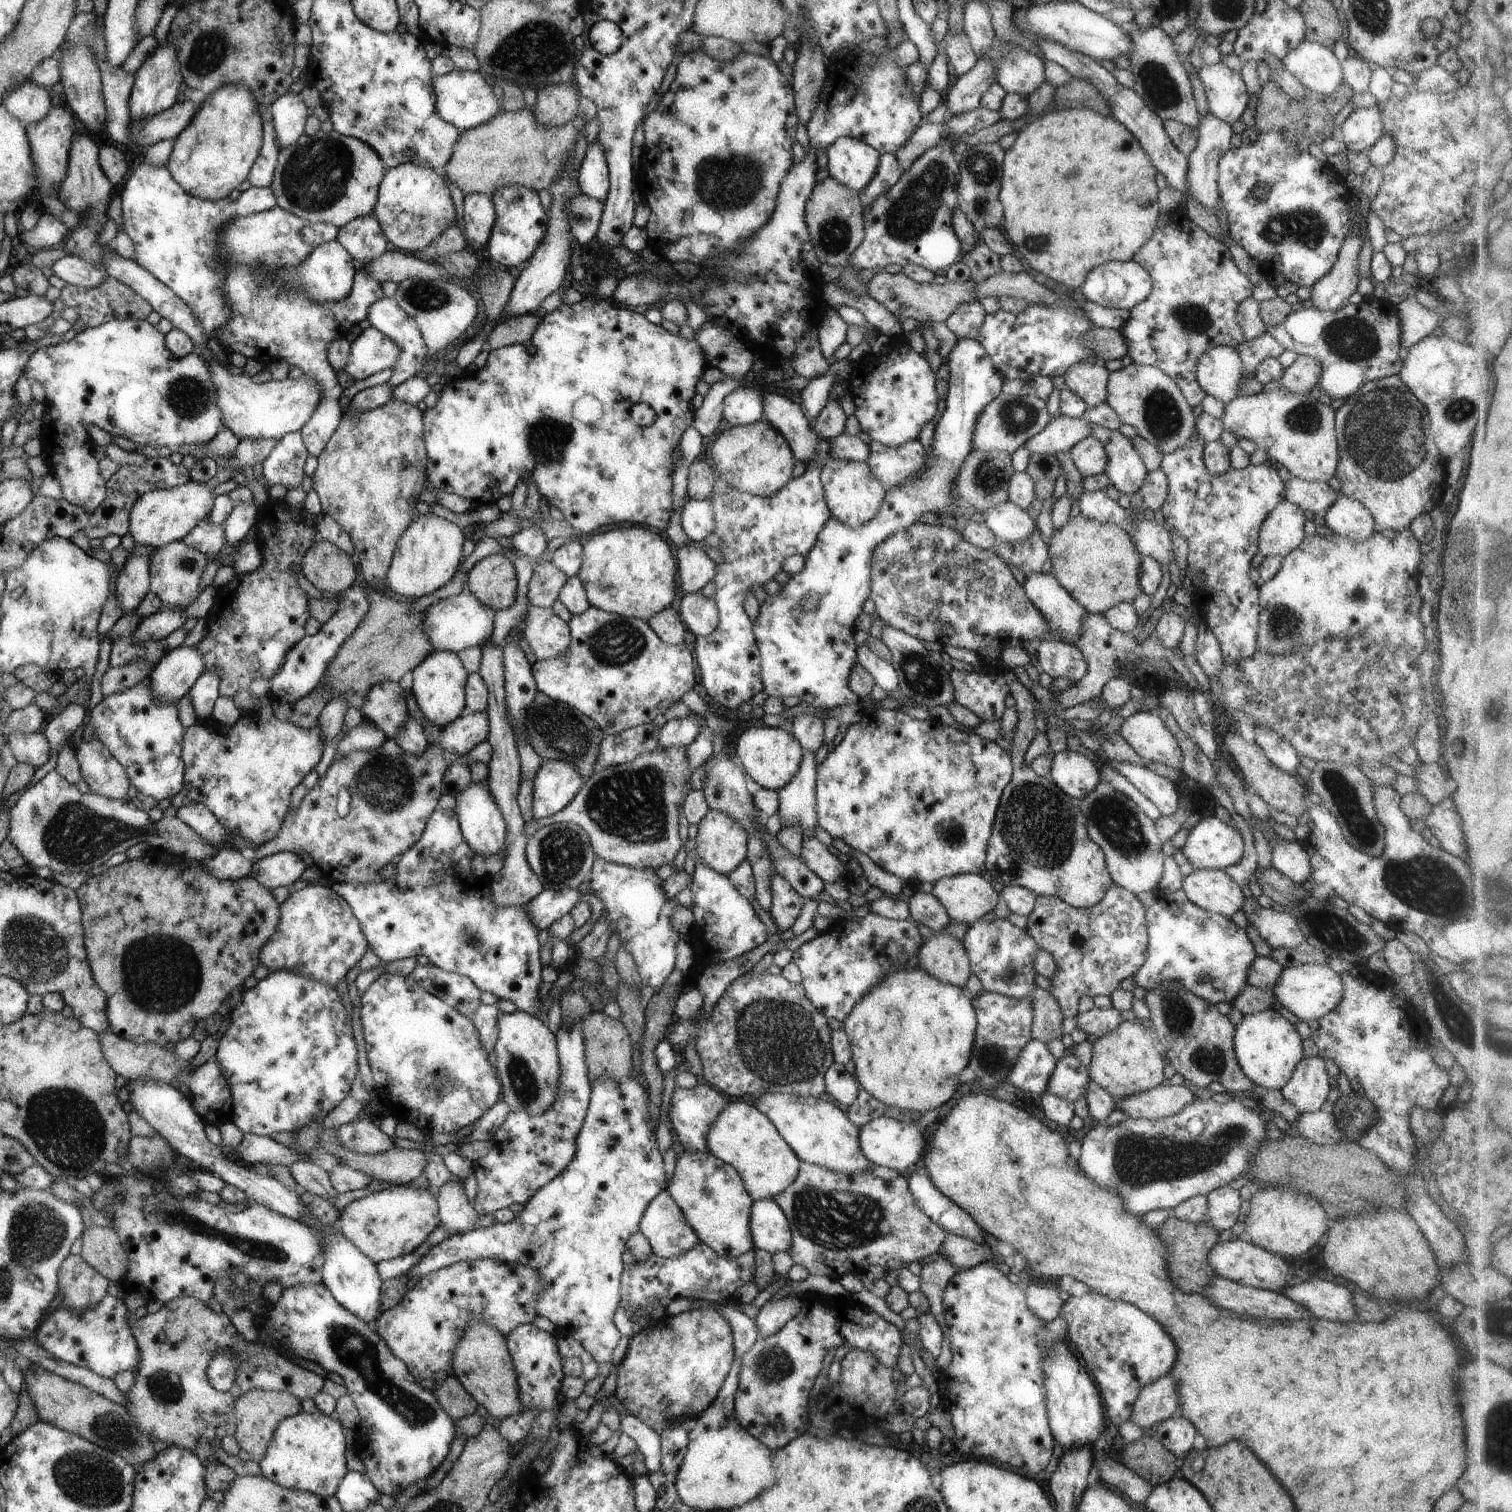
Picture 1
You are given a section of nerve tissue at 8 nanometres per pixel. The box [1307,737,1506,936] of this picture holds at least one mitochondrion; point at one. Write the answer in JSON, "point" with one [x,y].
{"point":[1423,883]}

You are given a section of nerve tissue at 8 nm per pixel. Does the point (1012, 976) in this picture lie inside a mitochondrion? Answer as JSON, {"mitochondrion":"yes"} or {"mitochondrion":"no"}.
{"mitochondrion":"yes"}

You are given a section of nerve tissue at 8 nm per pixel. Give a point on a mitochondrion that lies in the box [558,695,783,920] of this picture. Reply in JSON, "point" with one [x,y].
{"point":[630,805]}

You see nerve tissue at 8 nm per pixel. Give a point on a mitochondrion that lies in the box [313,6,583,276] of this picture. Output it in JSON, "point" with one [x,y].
{"point":[537,46]}

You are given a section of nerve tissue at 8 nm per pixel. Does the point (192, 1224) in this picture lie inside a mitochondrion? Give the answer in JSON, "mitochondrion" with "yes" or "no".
{"mitochondrion":"yes"}

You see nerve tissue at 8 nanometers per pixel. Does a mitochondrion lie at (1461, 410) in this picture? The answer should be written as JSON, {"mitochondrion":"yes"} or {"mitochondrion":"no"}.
{"mitochondrion":"yes"}

